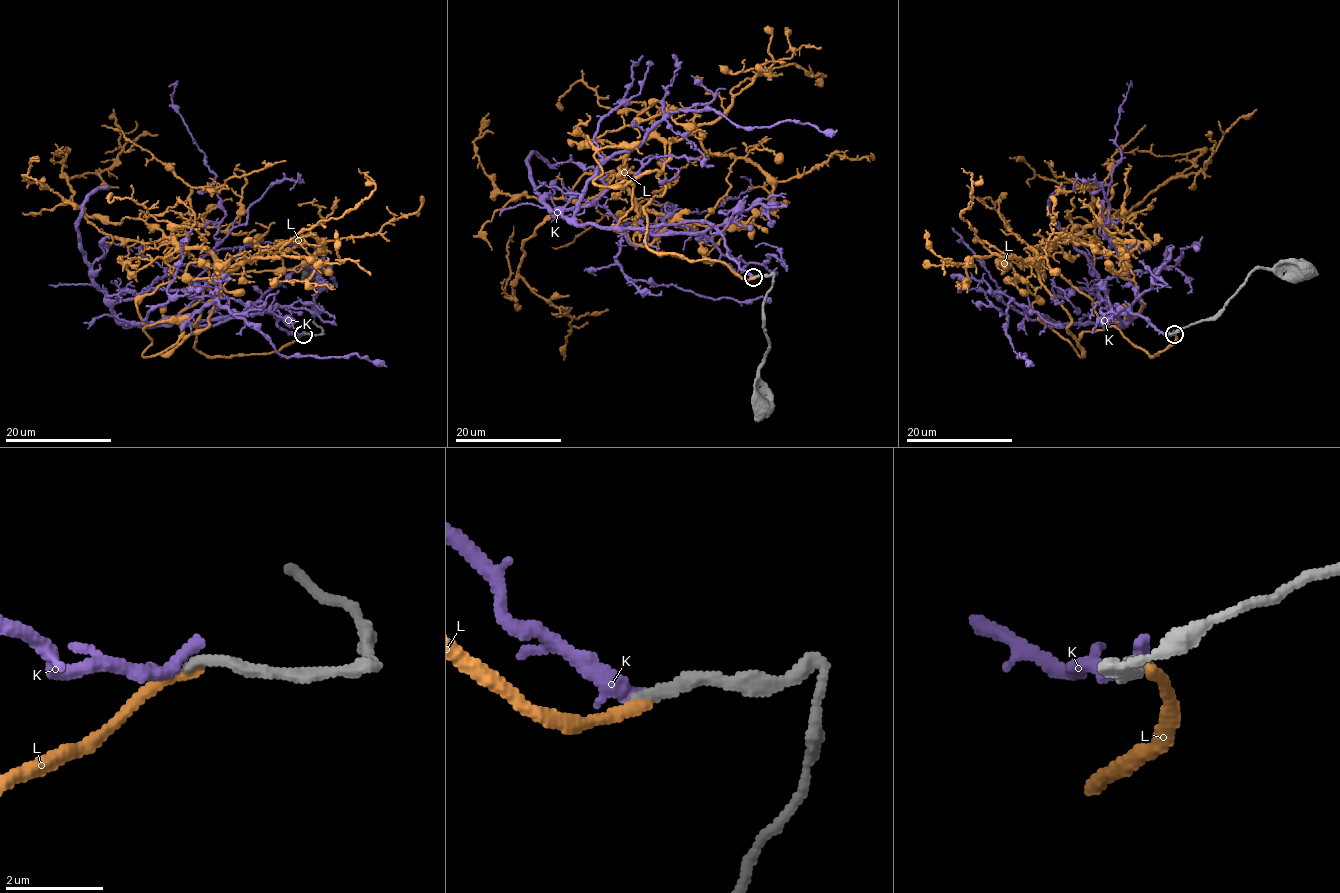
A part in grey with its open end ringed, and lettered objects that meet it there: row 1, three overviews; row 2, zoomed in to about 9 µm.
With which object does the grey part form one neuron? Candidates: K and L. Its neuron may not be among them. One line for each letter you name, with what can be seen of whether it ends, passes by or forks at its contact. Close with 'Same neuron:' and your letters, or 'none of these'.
L: it ends
Same neuron: L

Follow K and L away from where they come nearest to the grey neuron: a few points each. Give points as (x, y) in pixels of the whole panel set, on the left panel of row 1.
K: (303, 332), (272, 314), (124, 322), (185, 318), (216, 300), (282, 355), (386, 366)
L: (304, 334), (270, 353), (195, 347), (213, 258), (73, 203), (69, 179), (100, 173), (121, 151), (113, 109)

